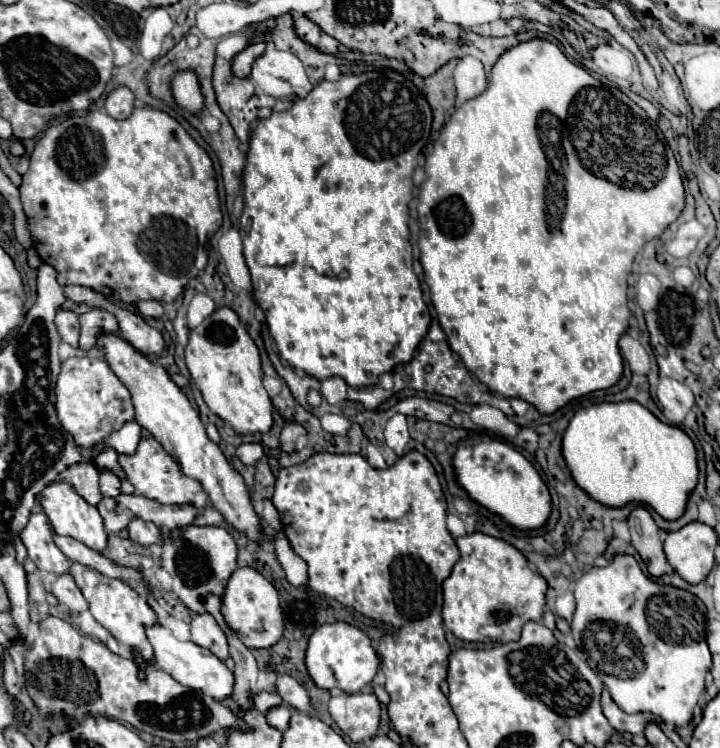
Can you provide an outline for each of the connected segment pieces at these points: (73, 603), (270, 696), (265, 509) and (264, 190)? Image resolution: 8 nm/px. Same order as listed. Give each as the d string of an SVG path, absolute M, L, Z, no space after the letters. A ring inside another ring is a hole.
M71 575L57 577L57 581L51 587L51 593L57 597L59 603L65 603L73 611L85 611L89 607Z
M259 693L255 699L255 709L261 713L267 713L269 709L277 707L281 703L281 697L277 693Z
M263 499L263 505L261 505L259 515L261 515L261 519L263 519L263 521L265 521L269 527L273 527L275 531L279 531L279 529L281 529L279 513L277 513L277 509L273 507L273 503L271 503L269 499Z
M369 71L363 75L341 75L337 81L321 81L311 89L309 97L297 99L291 109L277 113L269 119L257 123L255 135L249 141L249 155L245 163L245 183L243 183L243 213L239 219L239 233L243 239L243 255L251 273L253 297L267 317L267 327L277 343L279 355L293 369L303 369L305 373L317 377L319 381L327 377L341 377L349 387L375 385L379 375L391 373L397 365L411 361L413 351L423 341L427 327L431 323L429 309L423 301L419 279L415 277L411 265L411 243L409 243L409 201L413 191L411 175L418 163L419 153L423 151L431 129L429 103L417 87L397 71Z

